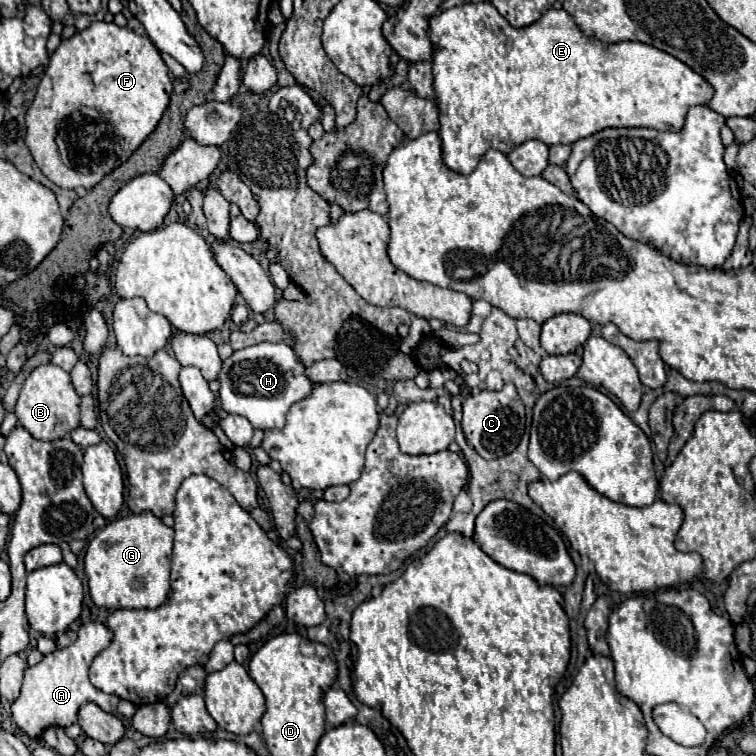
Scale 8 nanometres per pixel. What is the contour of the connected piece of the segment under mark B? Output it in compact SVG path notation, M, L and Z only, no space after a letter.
M41 364L25 378L15 406L15 416L33 438L59 440L69 436L69 432L79 426L79 400L81 396L75 392L69 374L63 368Z

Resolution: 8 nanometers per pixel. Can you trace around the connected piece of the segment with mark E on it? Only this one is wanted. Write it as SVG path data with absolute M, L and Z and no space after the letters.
M467 2L463 6L455 6L449 10L443 10L441 14L433 16L429 20L429 30L427 36L433 44L433 90L435 90L435 104L439 110L439 136L441 136L441 150L443 150L443 164L459 174L471 174L481 160L481 156L489 150L495 148L503 154L513 150L515 146L523 144L525 140L541 140L547 146L551 144L573 144L579 138L587 138L603 128L633 128L633 126L645 126L645 128L655 128L655 130L681 130L685 122L685 114L689 106L701 106L713 96L713 88L699 76L695 74L689 66L685 66L681 60L673 58L667 52L661 52L653 46L647 46L643 42L617 42L617 44L605 44L597 38L589 38L581 34L573 18L565 10L555 10L549 8L537 22L525 28L513 28L497 10L491 2Z

